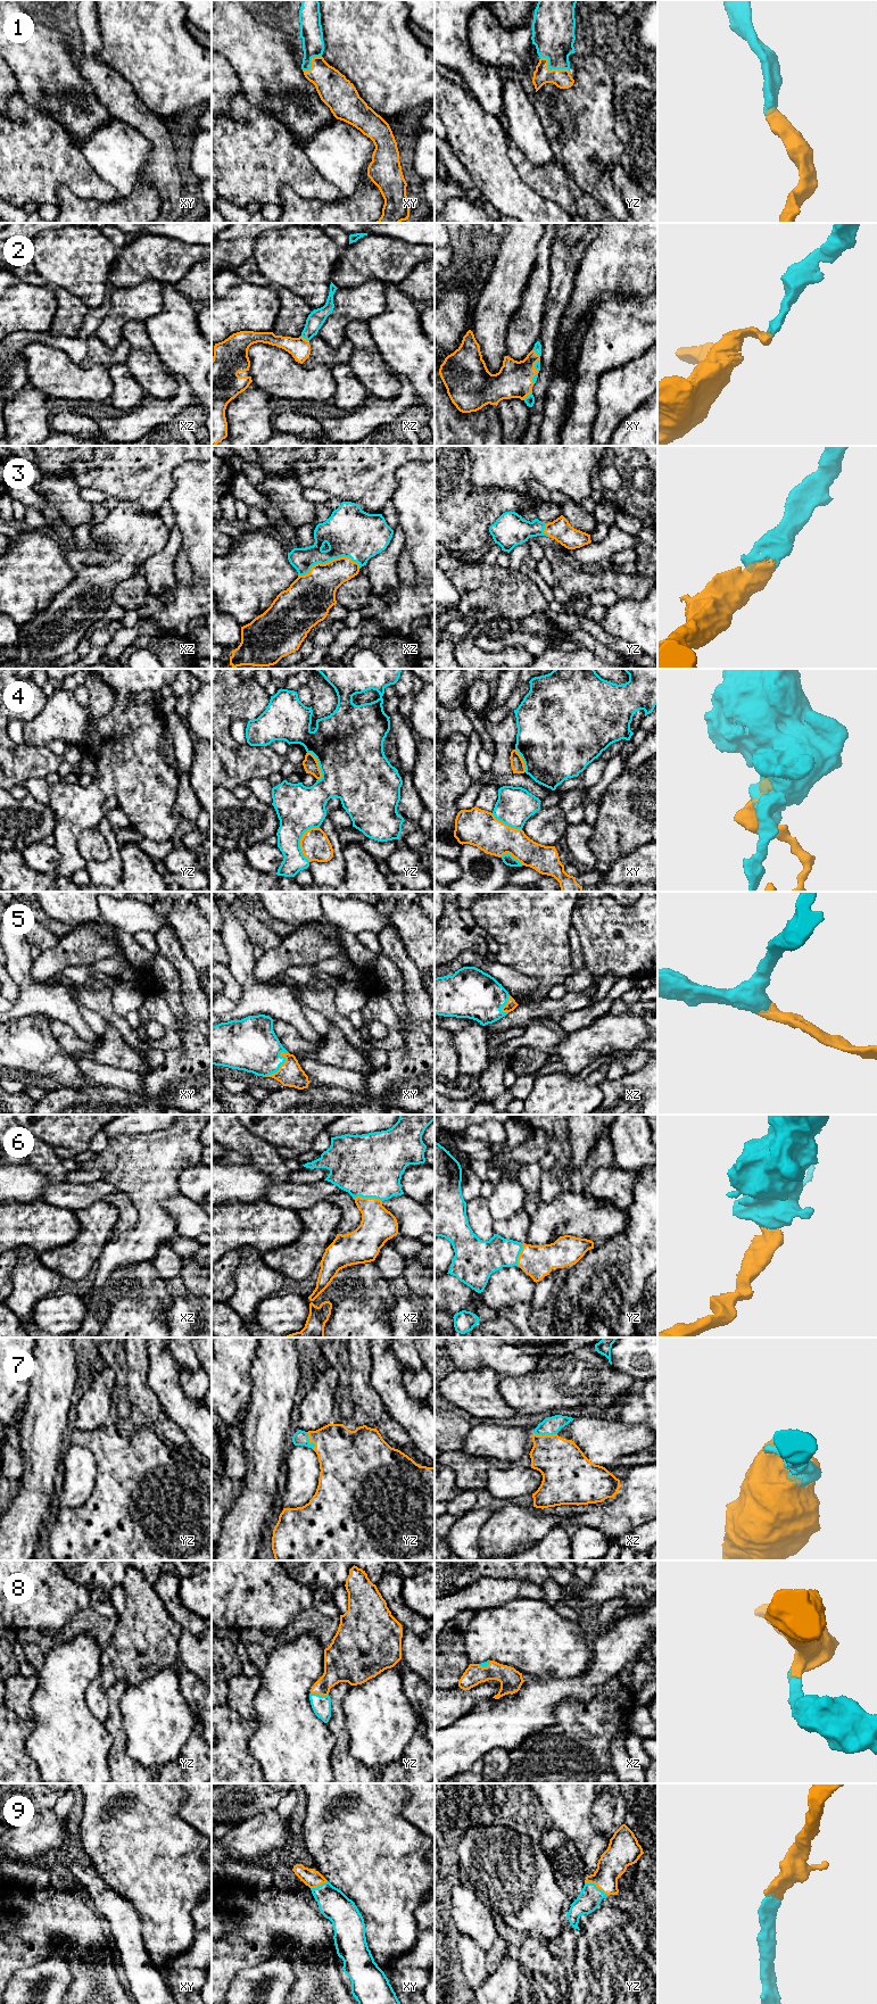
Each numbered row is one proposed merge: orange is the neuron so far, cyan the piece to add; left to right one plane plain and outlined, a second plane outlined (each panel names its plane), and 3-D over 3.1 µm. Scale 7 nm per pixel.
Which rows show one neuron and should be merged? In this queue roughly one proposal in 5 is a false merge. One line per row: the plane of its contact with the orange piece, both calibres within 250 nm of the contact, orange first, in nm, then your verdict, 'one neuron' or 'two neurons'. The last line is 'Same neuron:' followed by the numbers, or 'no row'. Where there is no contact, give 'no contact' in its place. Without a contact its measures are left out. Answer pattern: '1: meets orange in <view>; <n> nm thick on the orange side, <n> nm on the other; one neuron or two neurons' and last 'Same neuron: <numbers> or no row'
1: meets orange in yz; 130 nm thick on the orange side, 300 nm on the other; one neuron
2: meets orange in xy; 260 nm thick on the orange side, 70 nm on the other; one neuron
3: meets orange in xz; 300 nm thick on the orange side, 340 nm on the other; one neuron
4: meets orange in yz; 200 nm thick on the orange side, 320 nm on the other; two neurons
5: meets orange in xy; 180 nm thick on the orange side, 360 nm on the other; one neuron
6: meets orange in xz; 240 nm thick on the orange side, 460 nm on the other; one neuron
7: meets orange in xz; 320 nm thick on the orange side, 130 nm on the other; one neuron
8: meets orange in yz; 220 nm thick on the orange side, 140 nm on the other; one neuron
9: meets orange in yz; 200 nm thick on the orange side, 160 nm on the other; one neuron
Same neuron: 1, 2, 3, 5, 6, 7, 8, 9

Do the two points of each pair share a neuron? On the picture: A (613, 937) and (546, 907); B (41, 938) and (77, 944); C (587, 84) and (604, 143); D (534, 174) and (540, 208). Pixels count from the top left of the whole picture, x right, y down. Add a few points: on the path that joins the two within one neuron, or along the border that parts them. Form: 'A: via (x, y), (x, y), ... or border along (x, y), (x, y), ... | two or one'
A: border along (577, 903), (571, 916), (572, 928) | two
B: border along (59, 938), (51, 947), (42, 951) | two
C: via (588, 99), (589, 129) | one
D: border along (518, 175), (534, 190), (560, 207) | two

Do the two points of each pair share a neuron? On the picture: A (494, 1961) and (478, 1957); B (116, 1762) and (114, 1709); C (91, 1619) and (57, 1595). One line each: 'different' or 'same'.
A: different
B: same
C: different

